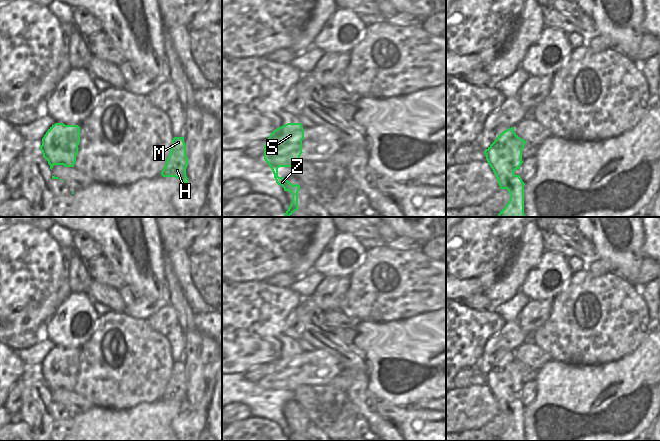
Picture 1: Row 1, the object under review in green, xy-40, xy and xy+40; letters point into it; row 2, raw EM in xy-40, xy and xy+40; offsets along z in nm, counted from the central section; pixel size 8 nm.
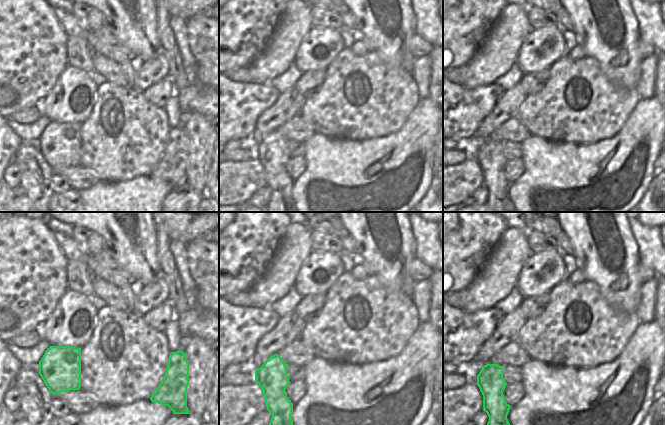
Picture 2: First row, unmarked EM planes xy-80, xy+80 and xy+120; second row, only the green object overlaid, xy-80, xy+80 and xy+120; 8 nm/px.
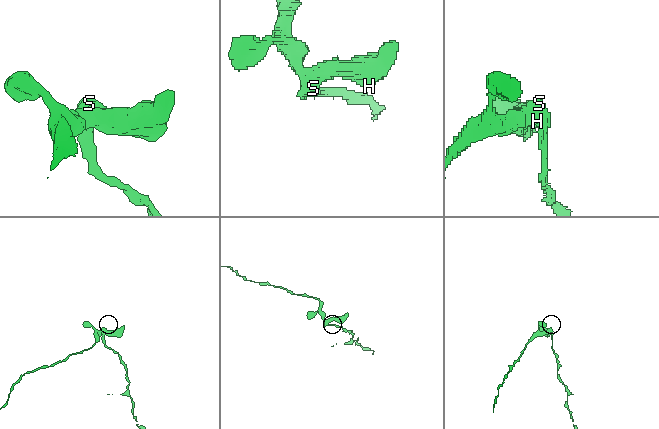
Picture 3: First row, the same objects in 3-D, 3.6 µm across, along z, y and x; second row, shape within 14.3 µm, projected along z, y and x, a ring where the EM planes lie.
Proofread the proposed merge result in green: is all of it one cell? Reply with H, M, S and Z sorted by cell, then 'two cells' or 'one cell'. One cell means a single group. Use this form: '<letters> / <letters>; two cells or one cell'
H M S / Z; two cells

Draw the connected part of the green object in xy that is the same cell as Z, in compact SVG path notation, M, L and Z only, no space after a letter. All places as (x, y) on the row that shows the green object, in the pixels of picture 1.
M267 143L264 145L264 160L270 166L276 183L284 188L284 191L289 191L292 194L292 202L283 217L289 217L298 210L298 192L300 185L293 185L290 181L283 177L278 176L279 167L288 167L288 156L283 155L278 149L269 146Z

